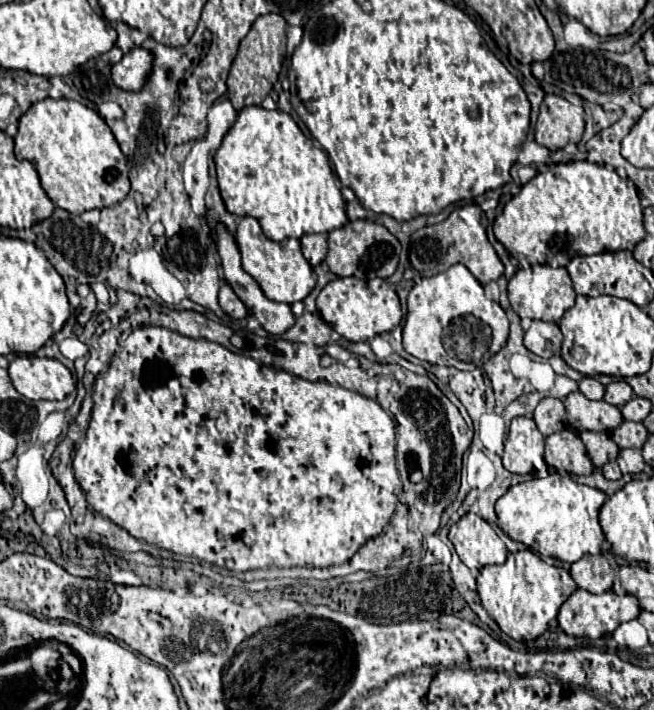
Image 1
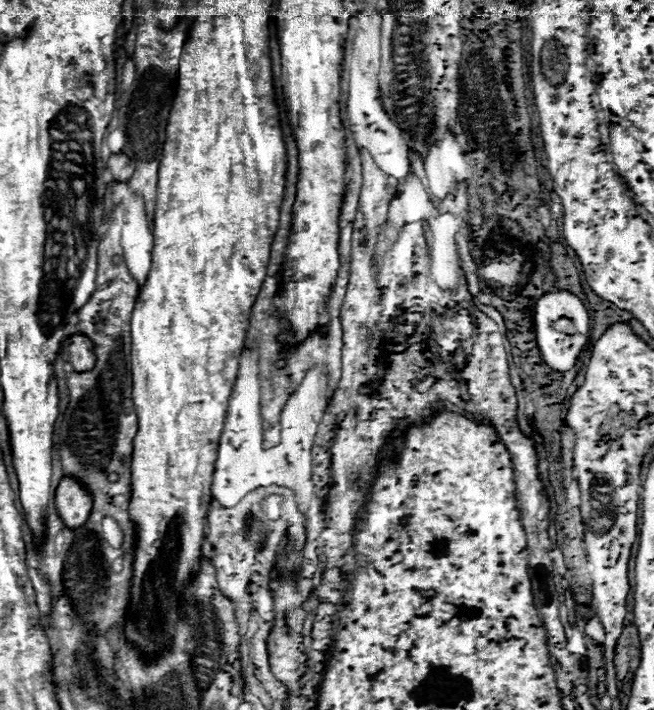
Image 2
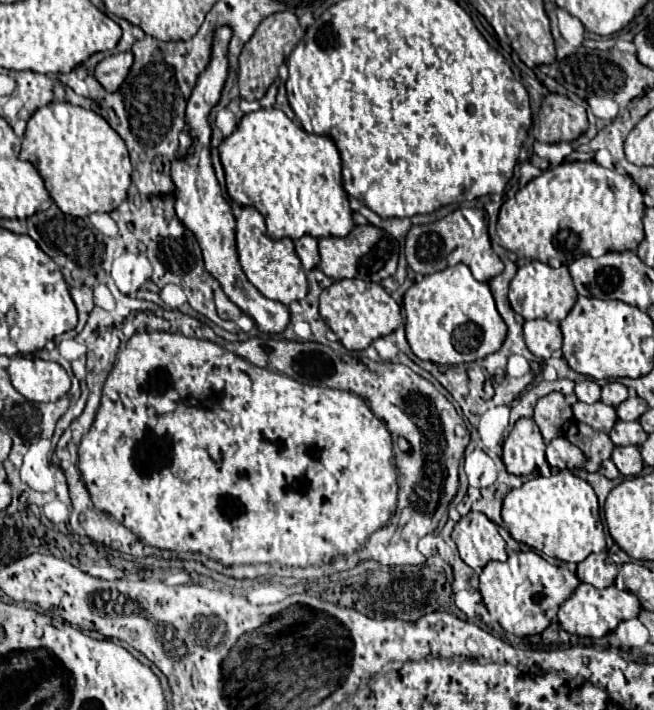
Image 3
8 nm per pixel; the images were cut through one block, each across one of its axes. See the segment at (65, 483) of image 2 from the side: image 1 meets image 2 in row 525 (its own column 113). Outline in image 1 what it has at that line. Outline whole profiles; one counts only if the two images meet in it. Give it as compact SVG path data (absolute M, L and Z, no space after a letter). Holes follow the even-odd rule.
M136 46L120 62L112 66L112 82L122 90L138 90L142 82L146 80L146 74L150 74L150 52Z

